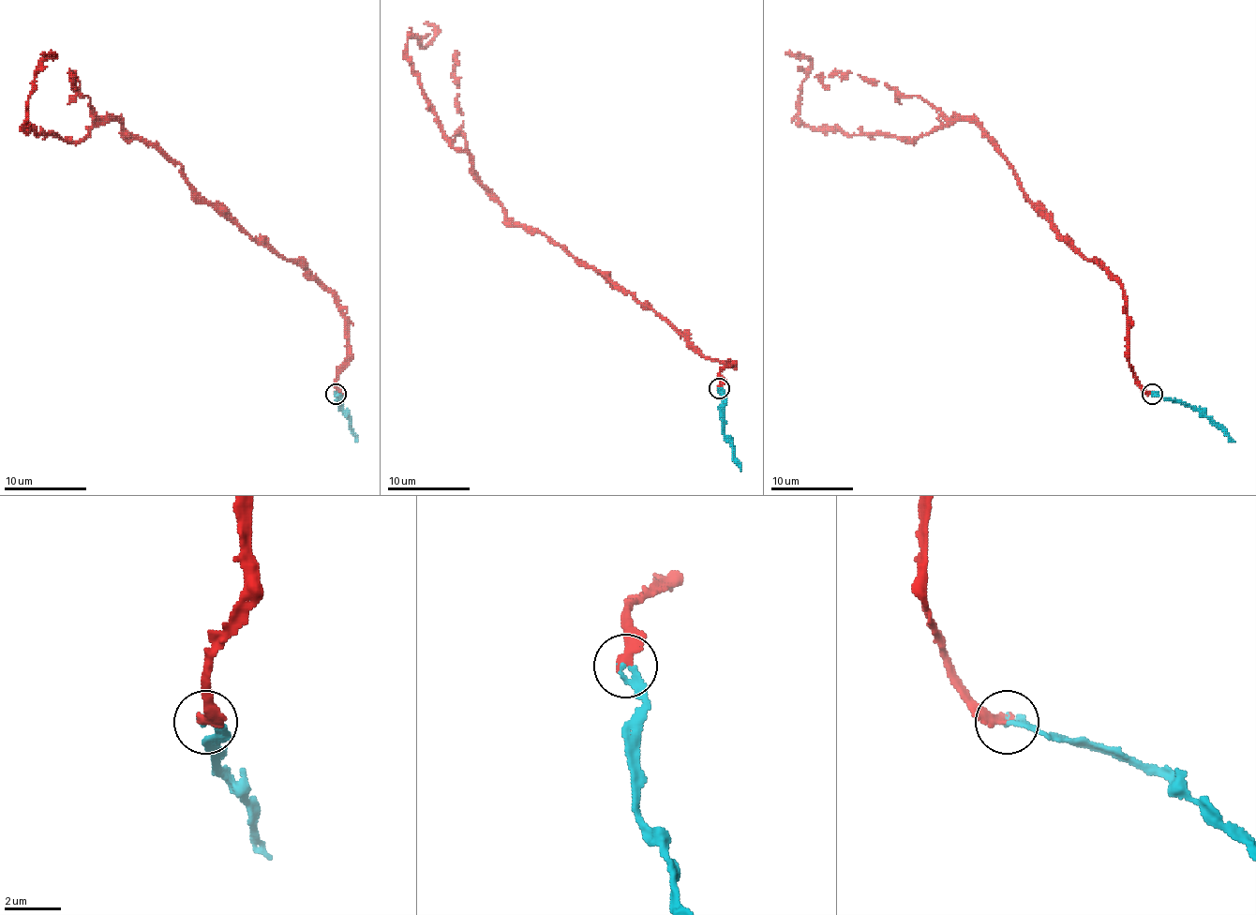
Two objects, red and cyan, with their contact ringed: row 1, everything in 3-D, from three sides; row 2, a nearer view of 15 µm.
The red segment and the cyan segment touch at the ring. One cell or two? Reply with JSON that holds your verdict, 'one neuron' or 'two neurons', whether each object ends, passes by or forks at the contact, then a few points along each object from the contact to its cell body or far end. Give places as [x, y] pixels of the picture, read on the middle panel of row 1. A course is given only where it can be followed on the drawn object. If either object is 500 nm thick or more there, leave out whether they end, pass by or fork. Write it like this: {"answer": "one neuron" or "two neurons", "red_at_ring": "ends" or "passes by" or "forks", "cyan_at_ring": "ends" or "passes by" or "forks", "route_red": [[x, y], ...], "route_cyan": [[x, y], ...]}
{"answer": "one neuron", "red_at_ring": "ends", "cyan_at_ring": "ends", "route_red": [[720, 388], [730, 363], [506, 216], [407, 54], [410, 34], [434, 36], [424, 23]], "route_cyan": [[720, 388], [724, 436], [740, 471]]}

